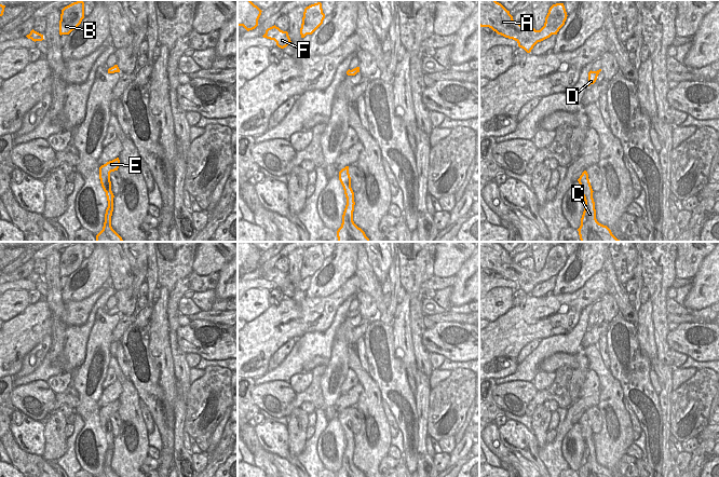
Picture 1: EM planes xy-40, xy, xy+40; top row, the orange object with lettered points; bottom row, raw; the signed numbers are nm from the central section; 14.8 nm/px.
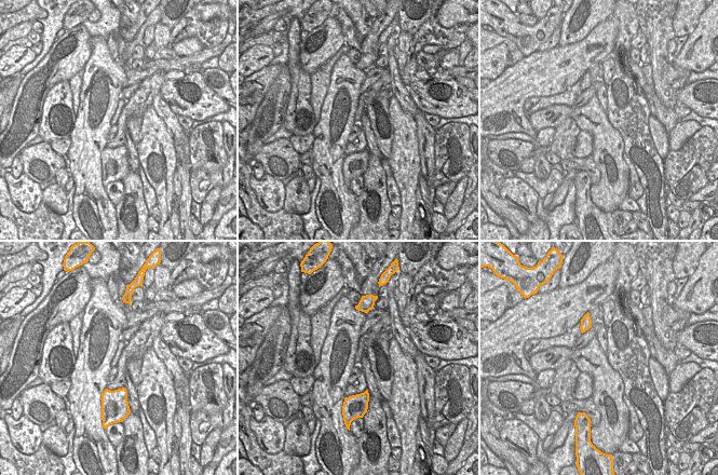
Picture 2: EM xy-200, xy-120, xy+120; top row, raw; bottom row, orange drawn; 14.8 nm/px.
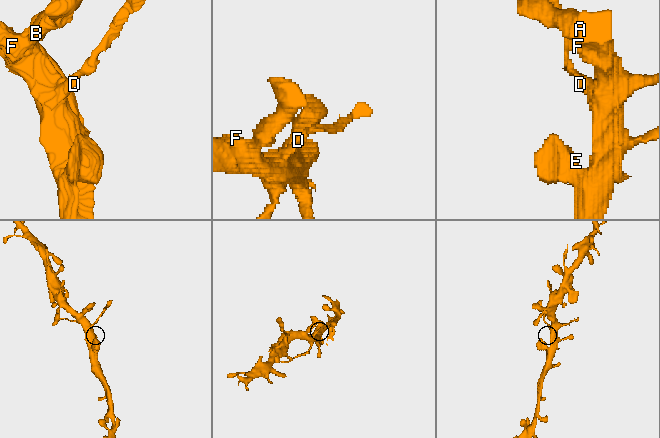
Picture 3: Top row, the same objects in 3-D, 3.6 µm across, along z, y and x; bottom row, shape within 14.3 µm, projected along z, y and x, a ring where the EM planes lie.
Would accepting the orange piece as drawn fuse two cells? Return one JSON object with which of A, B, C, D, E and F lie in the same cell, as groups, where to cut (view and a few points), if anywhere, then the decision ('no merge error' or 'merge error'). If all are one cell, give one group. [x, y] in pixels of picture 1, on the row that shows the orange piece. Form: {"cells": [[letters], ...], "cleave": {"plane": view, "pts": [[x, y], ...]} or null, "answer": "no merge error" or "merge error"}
{"cells": [["A", "B", "C", "D", "E", "F"]], "cleave": null, "answer": "no merge error"}

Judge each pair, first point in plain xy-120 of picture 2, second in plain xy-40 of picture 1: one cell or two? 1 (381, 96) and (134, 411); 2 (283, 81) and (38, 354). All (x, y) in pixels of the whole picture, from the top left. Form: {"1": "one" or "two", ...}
{"1": "two", "2": "one"}

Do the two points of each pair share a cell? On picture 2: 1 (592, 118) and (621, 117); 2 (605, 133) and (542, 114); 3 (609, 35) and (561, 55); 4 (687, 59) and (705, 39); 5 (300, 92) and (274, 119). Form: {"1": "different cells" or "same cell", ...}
{"1": "different cells", "2": "same cell", "3": "same cell", "4": "same cell", "5": "different cells"}

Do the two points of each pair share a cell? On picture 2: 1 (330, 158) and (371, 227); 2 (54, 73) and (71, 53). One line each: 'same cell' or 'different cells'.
1: different cells
2: same cell

